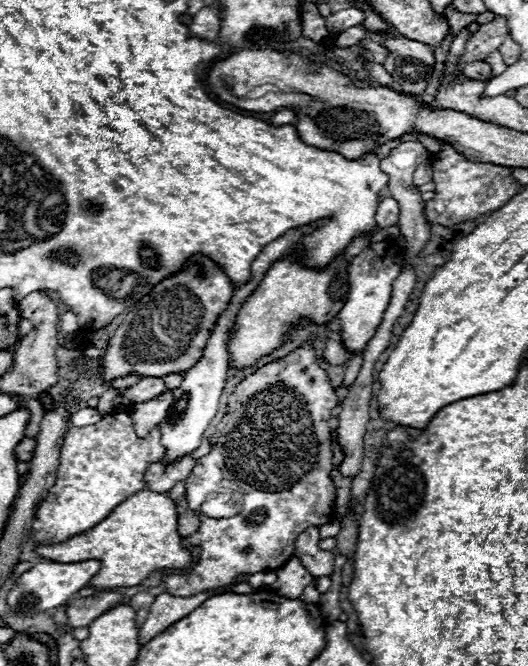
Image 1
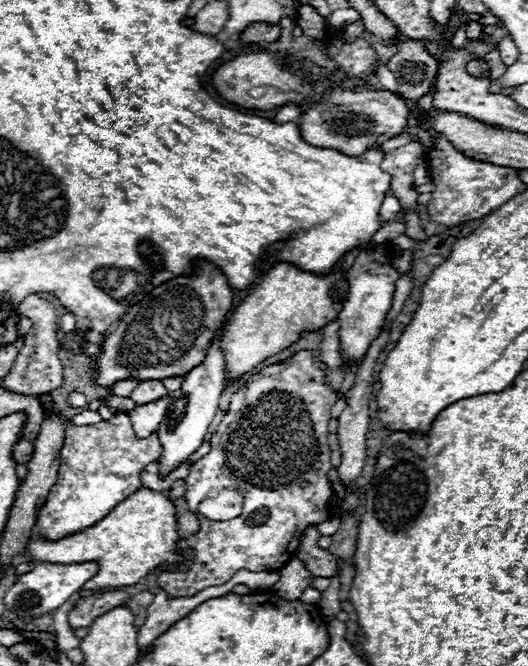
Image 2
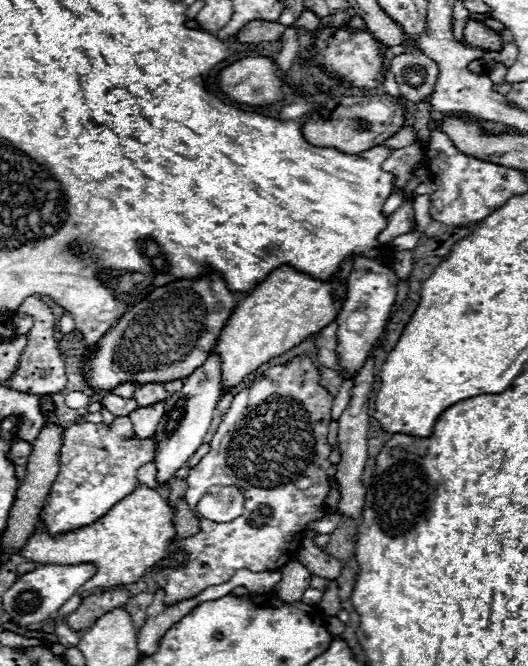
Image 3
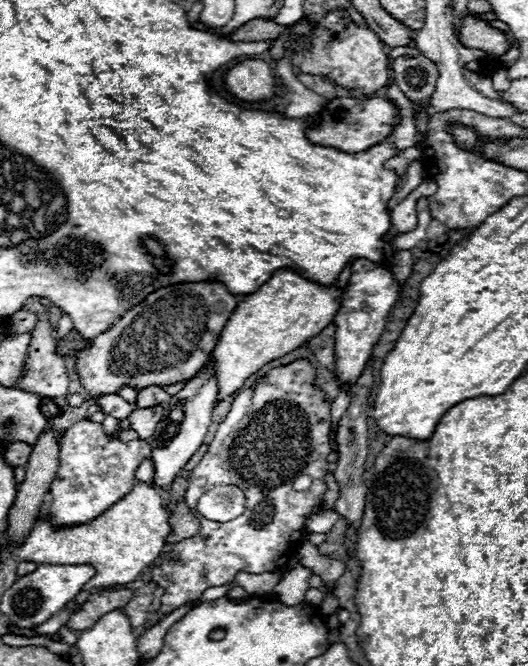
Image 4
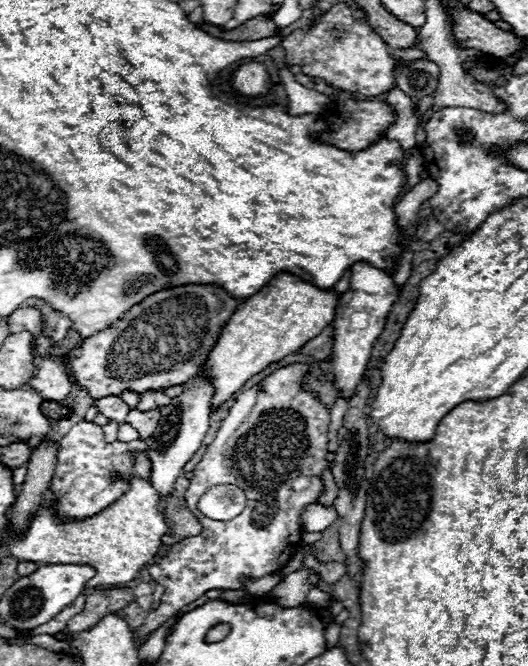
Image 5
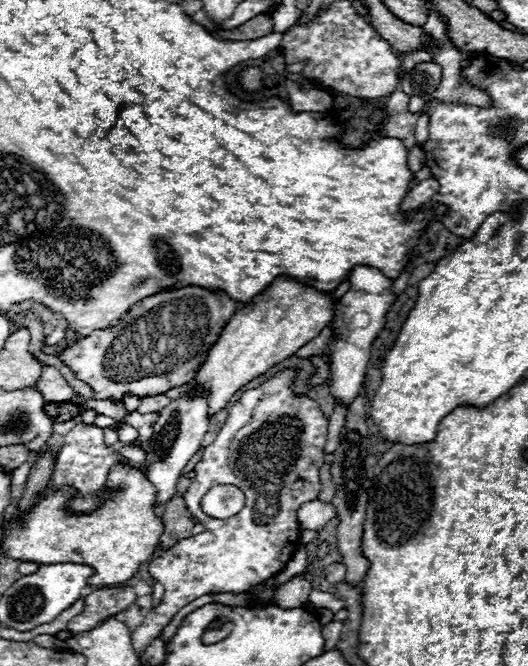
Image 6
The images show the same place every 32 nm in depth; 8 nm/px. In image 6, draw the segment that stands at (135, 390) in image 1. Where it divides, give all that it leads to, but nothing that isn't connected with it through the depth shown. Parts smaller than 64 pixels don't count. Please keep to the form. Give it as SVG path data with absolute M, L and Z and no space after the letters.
M156 394L156 396L144 396L140 406L138 406L138 412L142 414L148 414L148 412L160 412L164 406L170 404L170 398L164 396L164 394Z

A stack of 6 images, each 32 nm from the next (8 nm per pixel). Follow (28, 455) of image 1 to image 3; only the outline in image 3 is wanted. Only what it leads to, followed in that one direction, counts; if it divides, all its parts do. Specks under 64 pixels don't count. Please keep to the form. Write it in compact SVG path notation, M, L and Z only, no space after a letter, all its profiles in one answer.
M14 442L12 448L10 448L10 456L8 458L16 466L20 466L20 464L26 464L28 462L30 454L32 454L32 444L30 442Z

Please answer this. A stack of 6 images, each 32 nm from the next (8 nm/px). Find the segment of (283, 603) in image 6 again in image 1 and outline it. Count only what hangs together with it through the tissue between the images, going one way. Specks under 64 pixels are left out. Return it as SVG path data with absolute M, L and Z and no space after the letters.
M292 556L280 570L276 570L276 576L278 578L272 588L276 590L276 594L286 598L300 598L302 590L314 580L314 576L302 566L296 556Z

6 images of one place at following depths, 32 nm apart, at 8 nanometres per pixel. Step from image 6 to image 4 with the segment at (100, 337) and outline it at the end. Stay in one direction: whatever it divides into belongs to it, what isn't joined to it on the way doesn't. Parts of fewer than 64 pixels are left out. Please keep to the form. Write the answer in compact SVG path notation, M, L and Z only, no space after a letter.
M218 280L170 284L148 294L146 300L132 306L110 330L92 340L78 352L76 370L90 396L114 394L120 386L166 386L184 382L196 374L214 350L222 328L234 312L238 298Z

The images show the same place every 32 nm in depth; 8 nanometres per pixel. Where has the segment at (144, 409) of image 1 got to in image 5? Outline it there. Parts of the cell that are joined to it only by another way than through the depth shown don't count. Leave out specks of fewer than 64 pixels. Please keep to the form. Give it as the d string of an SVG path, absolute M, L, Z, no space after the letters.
M132 410L128 414L130 418L130 426L134 426L140 434L140 440L146 440L152 436L158 420L160 420L160 410L148 410L148 412L140 412L140 410Z

